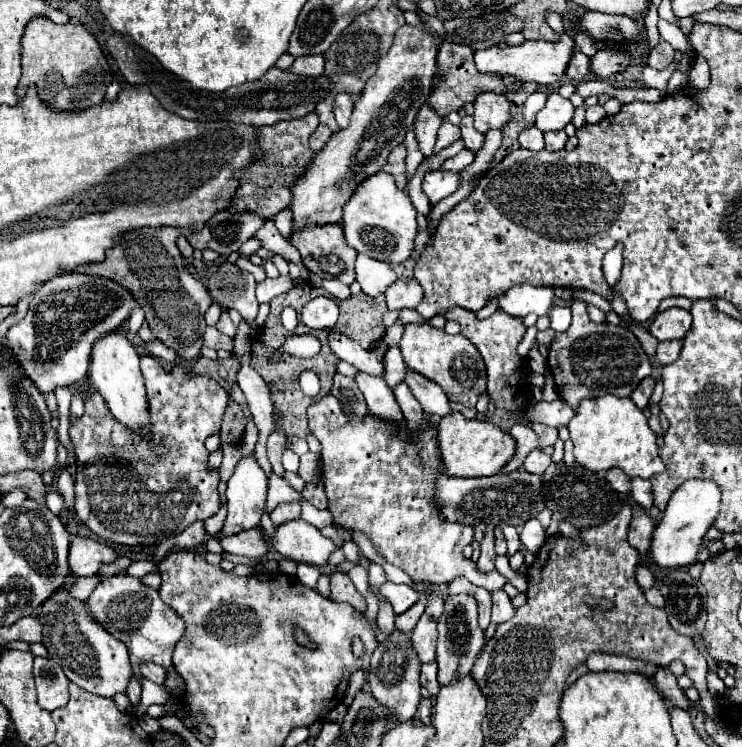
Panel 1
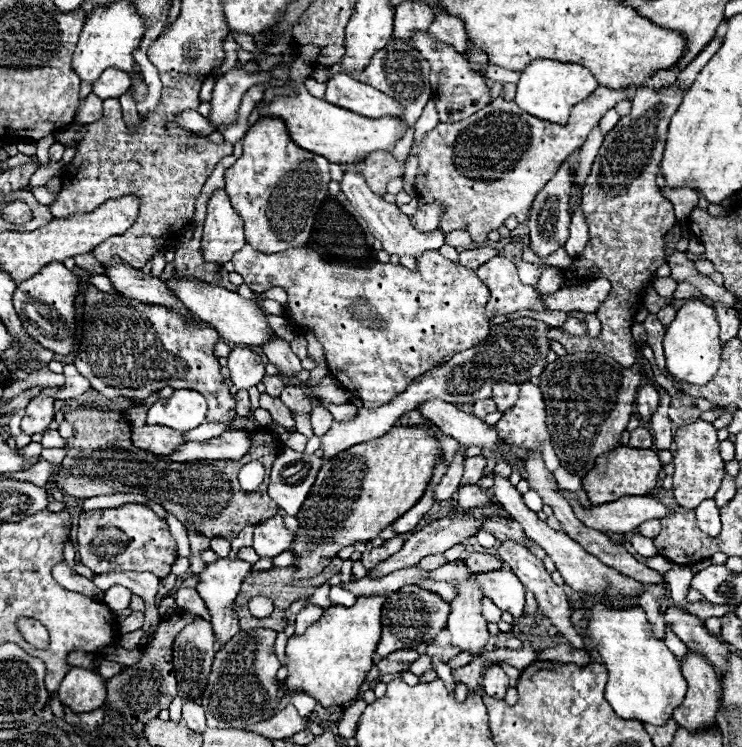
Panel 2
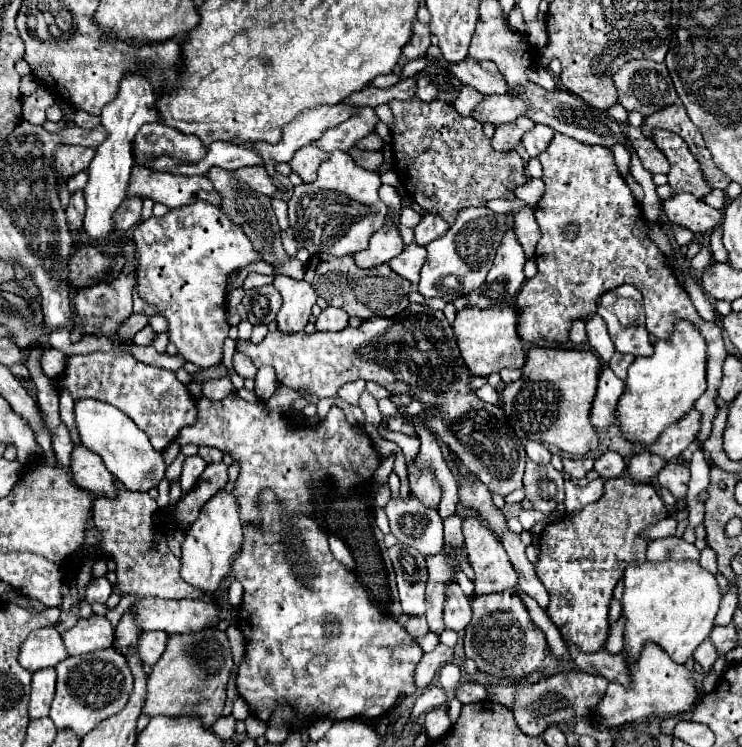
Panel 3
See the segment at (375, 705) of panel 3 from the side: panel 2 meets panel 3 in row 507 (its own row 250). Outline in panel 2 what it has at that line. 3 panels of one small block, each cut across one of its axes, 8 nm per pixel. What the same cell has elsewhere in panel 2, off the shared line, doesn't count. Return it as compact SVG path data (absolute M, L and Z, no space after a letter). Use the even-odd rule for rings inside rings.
M258 118L244 134L242 146L242 156L226 170L226 192L244 218L246 242L264 254L306 246L318 206L328 196L330 162L294 146L282 118Z

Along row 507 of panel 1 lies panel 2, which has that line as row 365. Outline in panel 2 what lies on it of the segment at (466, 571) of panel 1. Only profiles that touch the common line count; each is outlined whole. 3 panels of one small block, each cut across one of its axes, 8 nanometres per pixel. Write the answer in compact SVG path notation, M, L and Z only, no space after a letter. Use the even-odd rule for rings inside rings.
M244 246L242 250L238 250L234 256L232 256L232 264L234 264L234 270L238 274L244 276L244 284L248 284L250 290L254 292L264 292L264 290L270 290L274 286L280 286L288 292L288 302L286 302L286 316L288 320L300 330L300 332L312 332L316 336L316 340L320 342L320 346L324 348L324 356L326 356L326 362L328 362L328 368L330 368L330 374L350 392L354 392L354 396L358 400L362 400L364 408L378 408L386 402L392 402L394 396L402 394L406 390L406 386L426 374L430 368L438 366L438 364L444 364L448 362L454 354L462 352L462 350L468 350L472 346L476 346L478 342L482 342L488 332L490 332L490 322L486 320L486 314L484 314L484 306L488 302L488 286L476 276L474 270L458 264L458 262L452 262L452 260L446 260L438 250L428 250L424 252L420 258L416 258L416 270L408 270L406 266L402 264L392 264L392 262L376 262L374 266L370 268L356 268L356 266L350 266L348 262L346 264L328 264L320 258L318 252L310 250L310 248L290 248L286 252L276 252L276 254L262 254L258 250L254 250L252 246Z

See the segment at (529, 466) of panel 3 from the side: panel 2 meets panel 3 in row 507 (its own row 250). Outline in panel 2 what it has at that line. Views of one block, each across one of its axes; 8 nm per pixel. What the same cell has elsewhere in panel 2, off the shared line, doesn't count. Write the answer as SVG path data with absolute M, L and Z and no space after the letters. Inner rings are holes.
M564 162L560 166L560 170L556 172L556 176L538 192L532 208L530 208L530 220L528 220L528 228L530 228L530 248L534 250L534 254L540 260L546 260L552 252L564 248L566 240L568 240L568 226L570 226L570 212L568 212L568 204L570 204L570 188L572 188L572 174L570 174L570 166Z

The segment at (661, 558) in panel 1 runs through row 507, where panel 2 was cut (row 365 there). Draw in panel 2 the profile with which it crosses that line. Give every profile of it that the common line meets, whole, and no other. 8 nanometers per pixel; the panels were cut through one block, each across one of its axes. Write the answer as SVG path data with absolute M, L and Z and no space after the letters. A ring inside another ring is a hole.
M688 300L684 306L678 308L676 318L666 330L664 336L664 354L666 354L666 366L668 372L676 380L684 380L690 384L704 386L714 378L720 366L720 354L722 354L722 344L720 344L720 324L716 320L714 306L702 302L702 300Z

